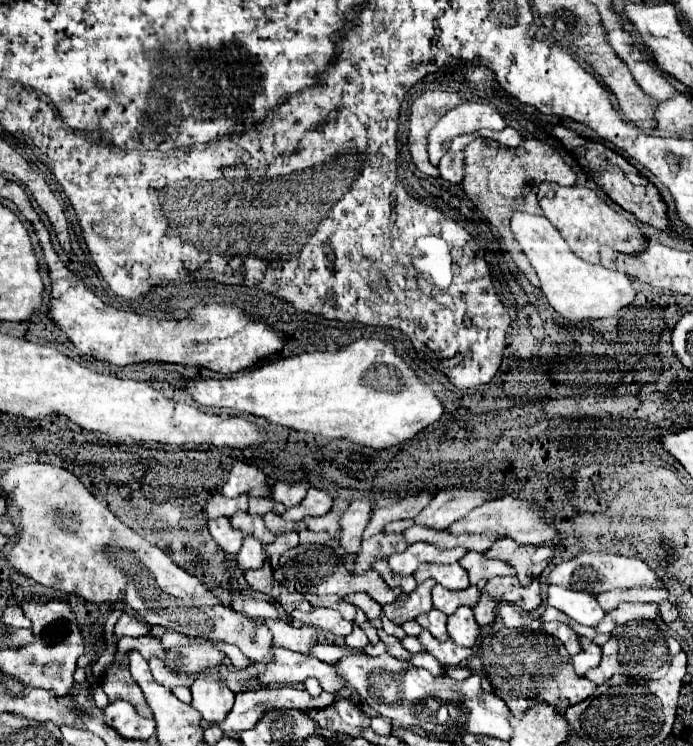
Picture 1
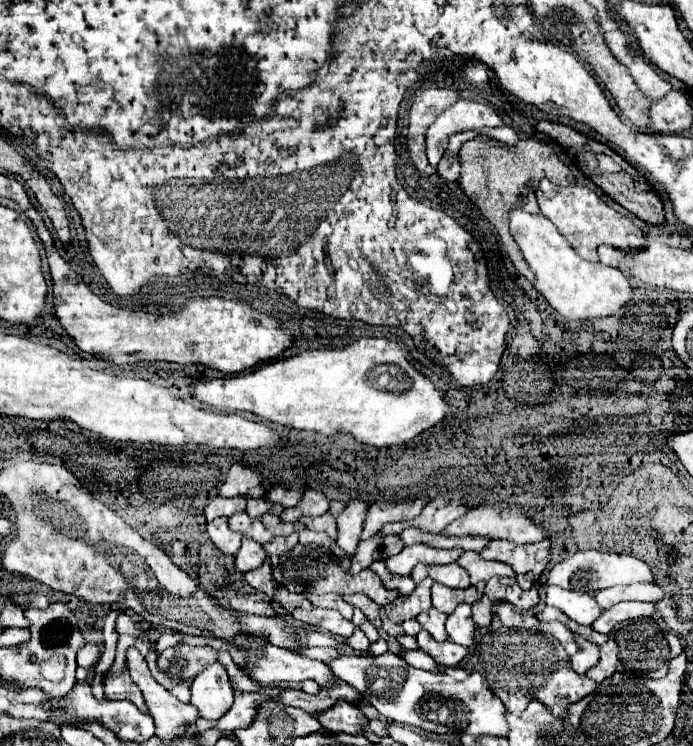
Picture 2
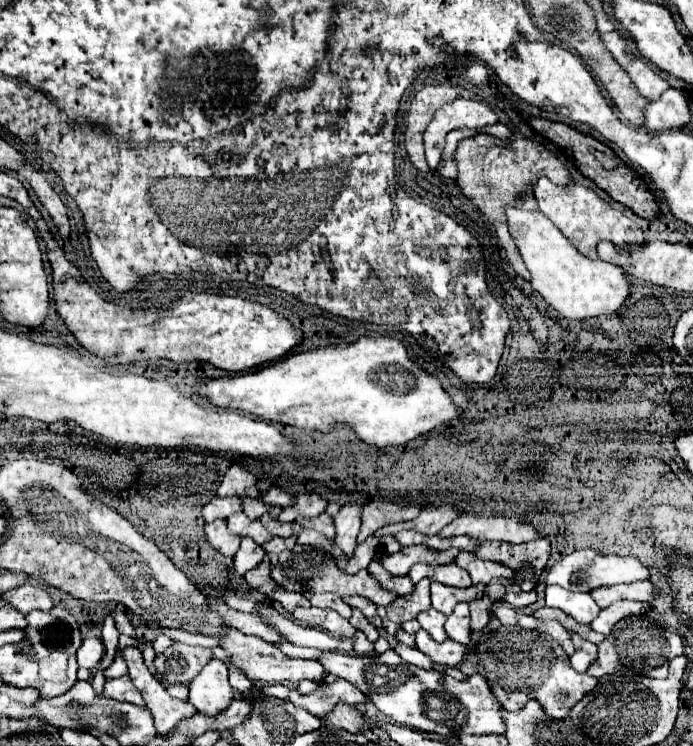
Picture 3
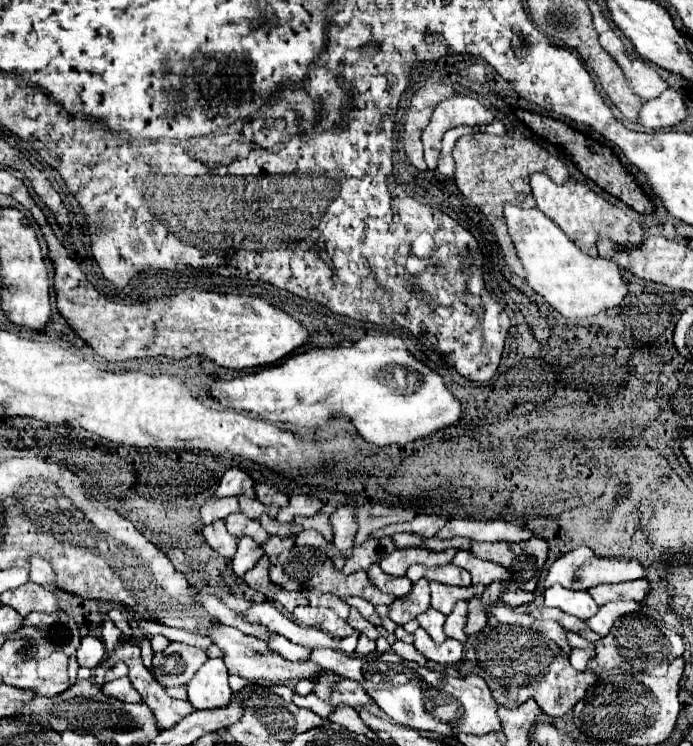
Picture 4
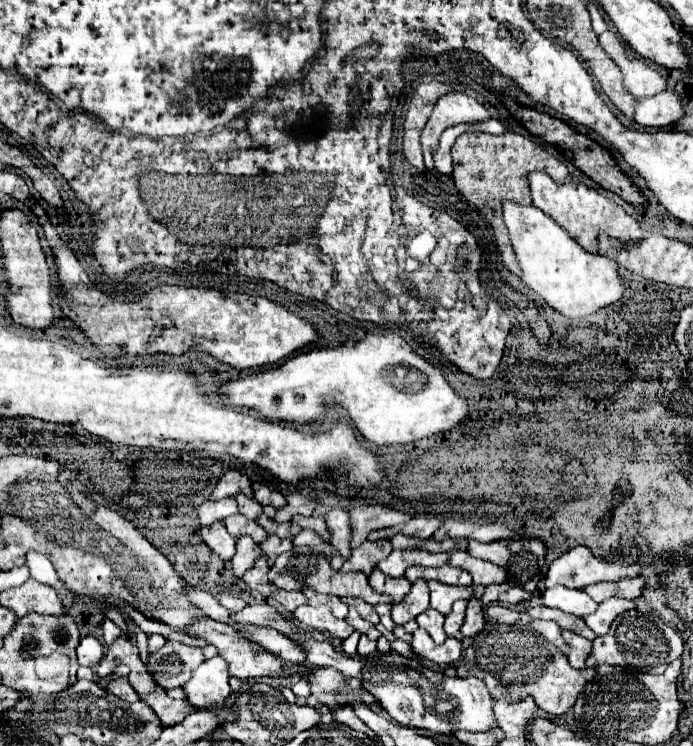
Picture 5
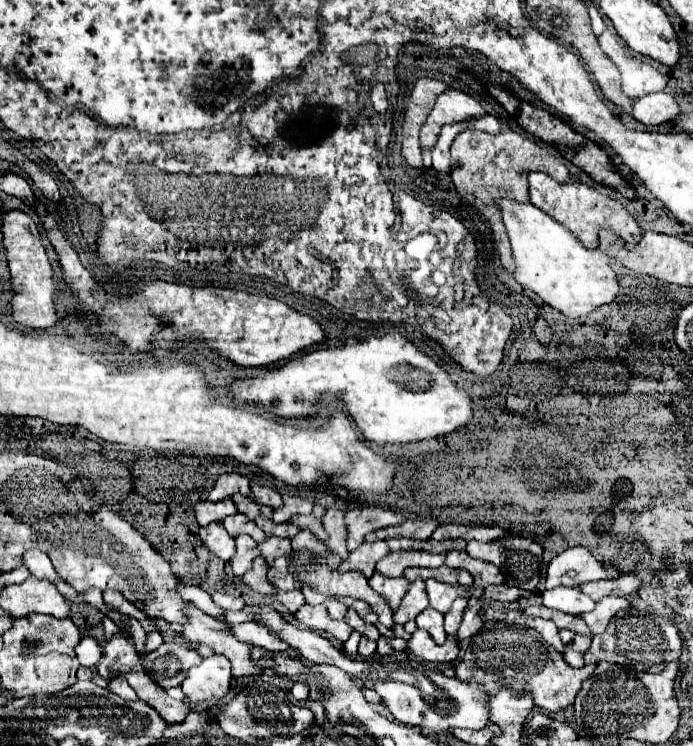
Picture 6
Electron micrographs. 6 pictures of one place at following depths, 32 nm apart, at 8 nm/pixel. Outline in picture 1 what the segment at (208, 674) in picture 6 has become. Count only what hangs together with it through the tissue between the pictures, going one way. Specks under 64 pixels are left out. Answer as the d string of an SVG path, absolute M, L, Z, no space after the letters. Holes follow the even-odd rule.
M198 678L192 686L192 706L202 714L206 722L220 724L234 704L234 692L222 682L210 678Z

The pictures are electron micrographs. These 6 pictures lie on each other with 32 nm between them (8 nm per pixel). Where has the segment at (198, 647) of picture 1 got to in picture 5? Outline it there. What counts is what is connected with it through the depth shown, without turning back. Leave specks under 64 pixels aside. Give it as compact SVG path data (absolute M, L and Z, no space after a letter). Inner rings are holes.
M168 642L158 654L150 656L148 670L162 688L178 688L190 680L192 670L204 662L200 648L192 648L180 642Z

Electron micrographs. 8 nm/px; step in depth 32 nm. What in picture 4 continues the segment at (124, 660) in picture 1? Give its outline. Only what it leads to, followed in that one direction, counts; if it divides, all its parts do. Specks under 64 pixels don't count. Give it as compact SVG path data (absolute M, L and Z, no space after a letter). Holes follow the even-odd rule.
M126 676L118 678L118 680L112 680L112 682L106 682L102 692L106 696L112 696L112 698L122 700L122 702L142 702L140 694L134 690L134 686L130 684L130 680Z

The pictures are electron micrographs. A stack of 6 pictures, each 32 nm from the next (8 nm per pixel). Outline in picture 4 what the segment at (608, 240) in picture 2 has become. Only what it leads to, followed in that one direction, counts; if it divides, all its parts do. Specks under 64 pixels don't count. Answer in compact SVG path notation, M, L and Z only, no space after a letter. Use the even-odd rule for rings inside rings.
M534 174L530 178L530 186L536 198L538 210L542 210L548 218L552 218L552 222L588 256L596 256L596 242L600 236L606 236L612 242L622 246L628 246L628 244L636 246L644 242L644 230L636 220L626 216L622 208L610 204L608 200L604 200L584 184L566 182L558 186L546 174Z

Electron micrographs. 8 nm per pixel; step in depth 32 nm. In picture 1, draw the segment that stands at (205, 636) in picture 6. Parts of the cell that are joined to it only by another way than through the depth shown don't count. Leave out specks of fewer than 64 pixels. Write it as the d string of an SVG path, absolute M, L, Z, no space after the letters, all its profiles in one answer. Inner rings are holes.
M274 648L274 662L268 662L268 670L262 676L262 686L268 684L292 684L292 682L304 682L306 678L314 676L320 680L322 688L330 694L342 690L346 684L338 676L334 664L326 664L314 656L298 654L286 648Z

